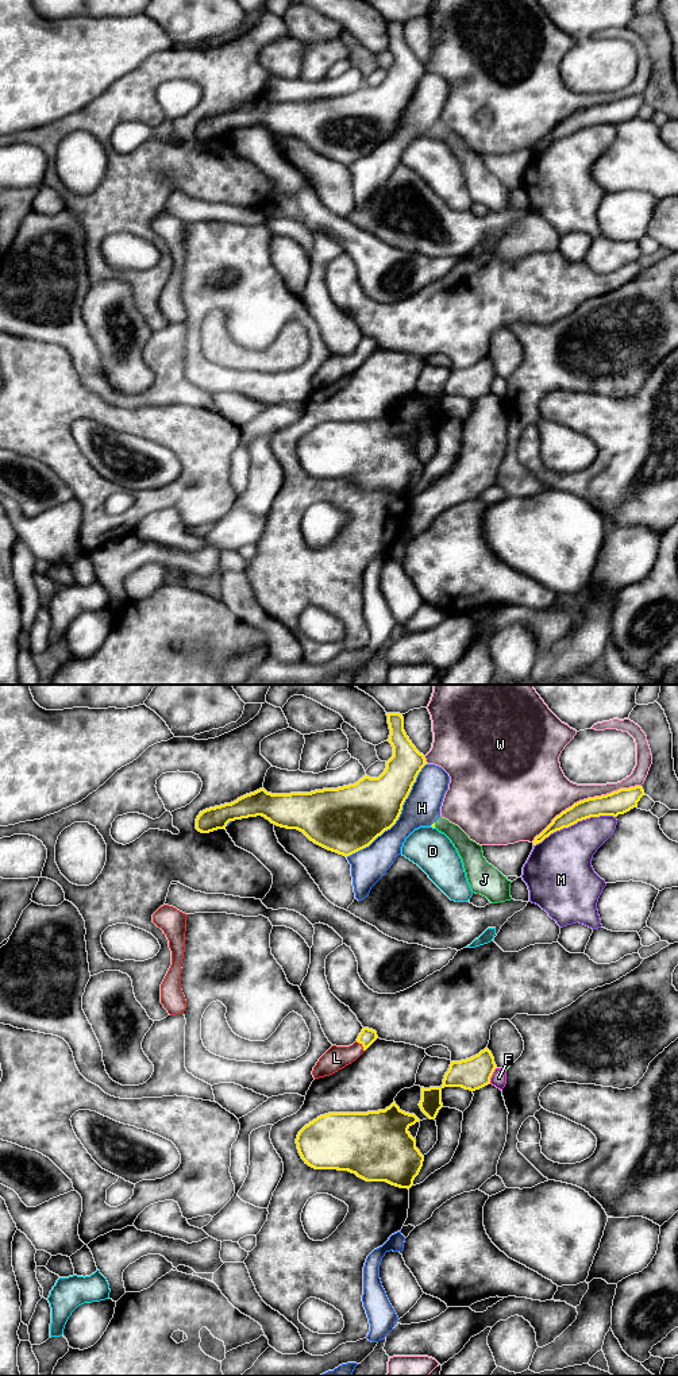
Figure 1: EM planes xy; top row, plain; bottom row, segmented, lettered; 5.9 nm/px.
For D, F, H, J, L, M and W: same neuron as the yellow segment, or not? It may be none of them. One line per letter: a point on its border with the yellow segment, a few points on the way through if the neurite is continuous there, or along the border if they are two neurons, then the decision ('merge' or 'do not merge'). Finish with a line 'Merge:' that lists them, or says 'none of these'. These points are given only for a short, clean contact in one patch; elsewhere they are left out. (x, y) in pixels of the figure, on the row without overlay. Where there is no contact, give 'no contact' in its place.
D: xy (432, 135) | do not merge
F: xy (492, 382) | do not merge
H: xy (399, 124) | do not merge
J: xy (434, 134) | do not merge
L: xy (362, 354) | across xy (366, 346), (362, 354), (351, 362), (336, 366) | merge
M: xy (574, 131) | do not merge
W: xy (585, 108) | do not merge
Merge: L

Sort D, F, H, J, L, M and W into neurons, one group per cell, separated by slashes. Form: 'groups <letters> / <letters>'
groups D / F / H / J / L / M / W

